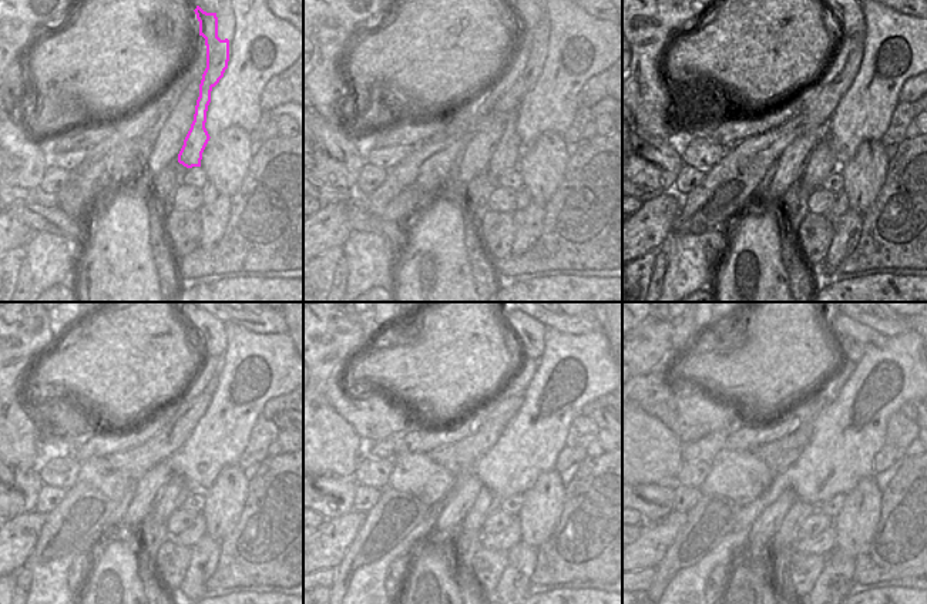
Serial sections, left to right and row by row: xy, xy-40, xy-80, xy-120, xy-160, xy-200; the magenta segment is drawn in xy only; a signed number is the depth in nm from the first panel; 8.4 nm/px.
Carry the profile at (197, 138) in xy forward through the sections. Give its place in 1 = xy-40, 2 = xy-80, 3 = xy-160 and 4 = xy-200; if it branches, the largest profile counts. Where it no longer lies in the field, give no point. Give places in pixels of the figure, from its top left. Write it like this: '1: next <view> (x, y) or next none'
1: next xy-40 (506, 157)
2: next xy-80 (822, 163)
3: next xy-160 (487, 503)
4: next xy-200 (786, 536)

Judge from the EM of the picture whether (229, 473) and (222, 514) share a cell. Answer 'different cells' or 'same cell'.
same cell

